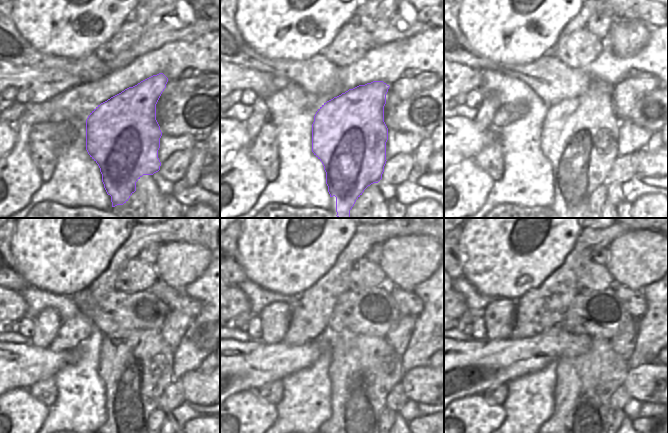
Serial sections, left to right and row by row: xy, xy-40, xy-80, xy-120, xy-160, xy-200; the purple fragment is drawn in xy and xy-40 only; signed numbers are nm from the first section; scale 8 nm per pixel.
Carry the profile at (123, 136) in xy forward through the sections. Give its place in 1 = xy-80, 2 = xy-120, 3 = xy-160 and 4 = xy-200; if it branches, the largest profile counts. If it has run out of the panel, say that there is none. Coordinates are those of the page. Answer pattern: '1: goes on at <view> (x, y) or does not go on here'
1: goes on at xy-80 (579, 136)
2: goes on at xy-120 (136, 369)
3: goes on at xy-160 (363, 370)
4: goes on at xy-200 (585, 384)

